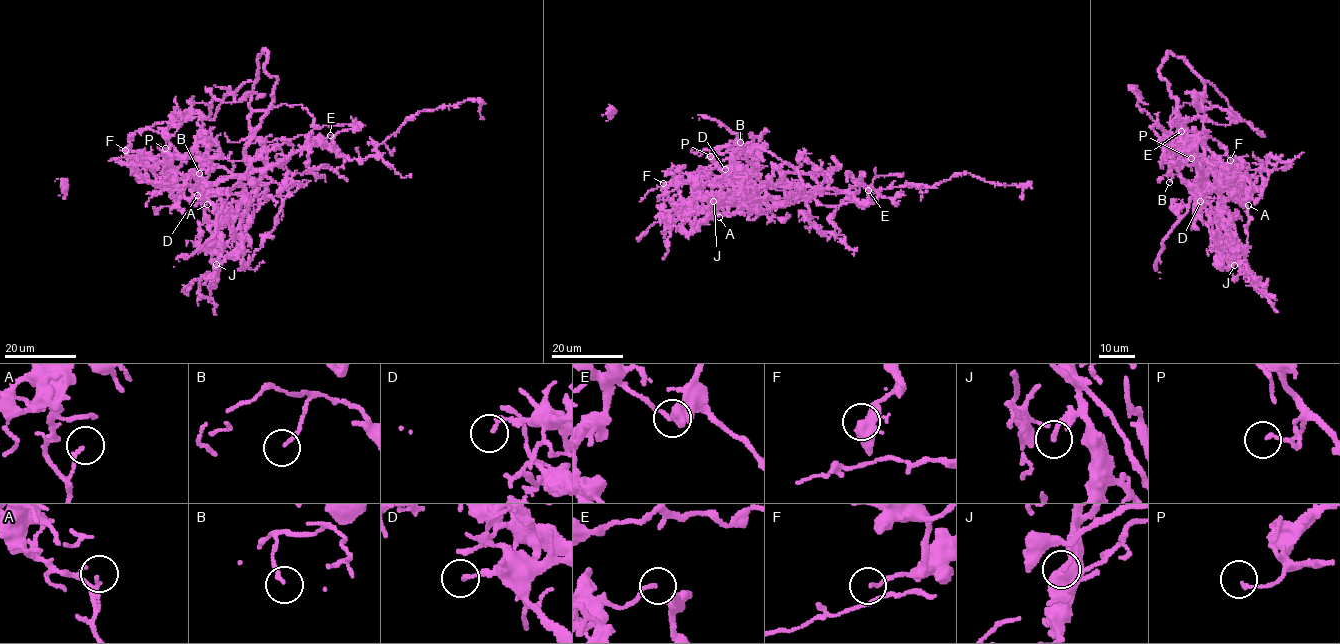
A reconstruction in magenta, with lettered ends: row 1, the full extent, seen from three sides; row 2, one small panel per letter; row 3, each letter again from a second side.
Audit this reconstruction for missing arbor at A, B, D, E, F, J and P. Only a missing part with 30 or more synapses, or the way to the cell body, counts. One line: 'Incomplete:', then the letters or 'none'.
Incomplete: E

